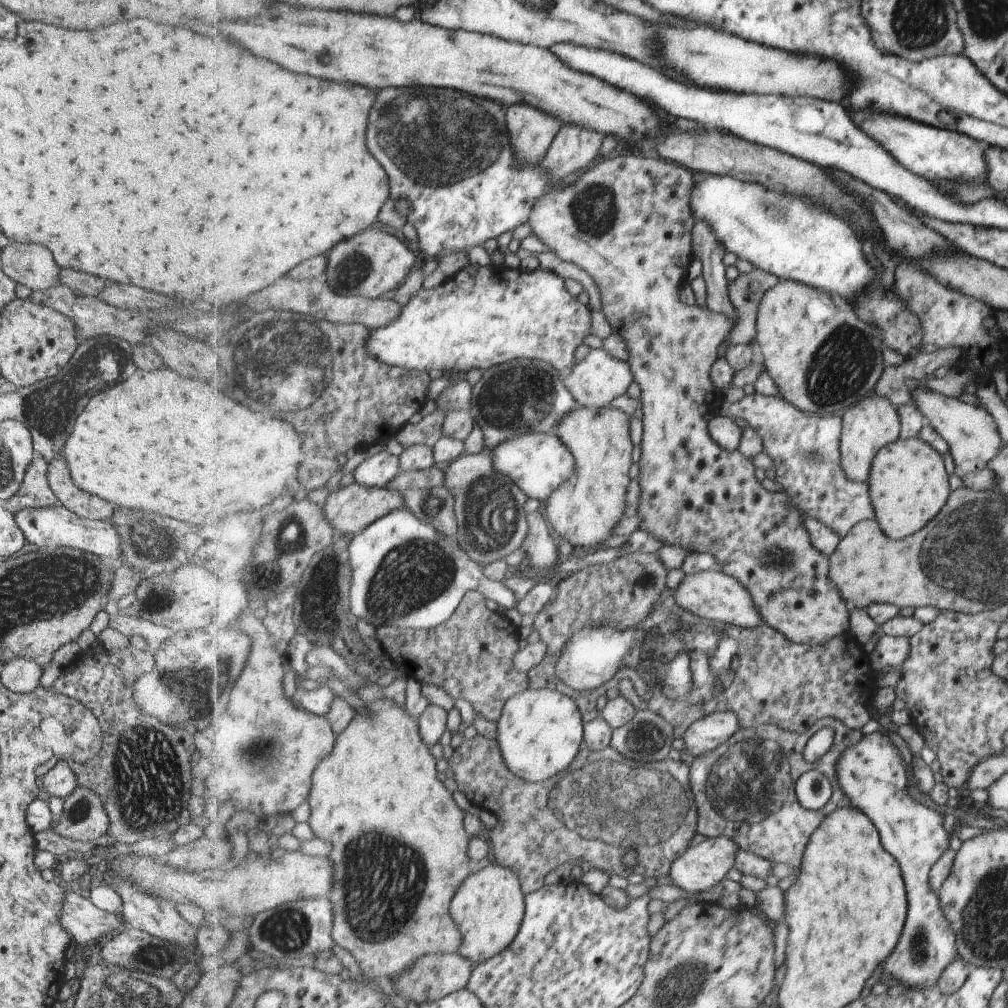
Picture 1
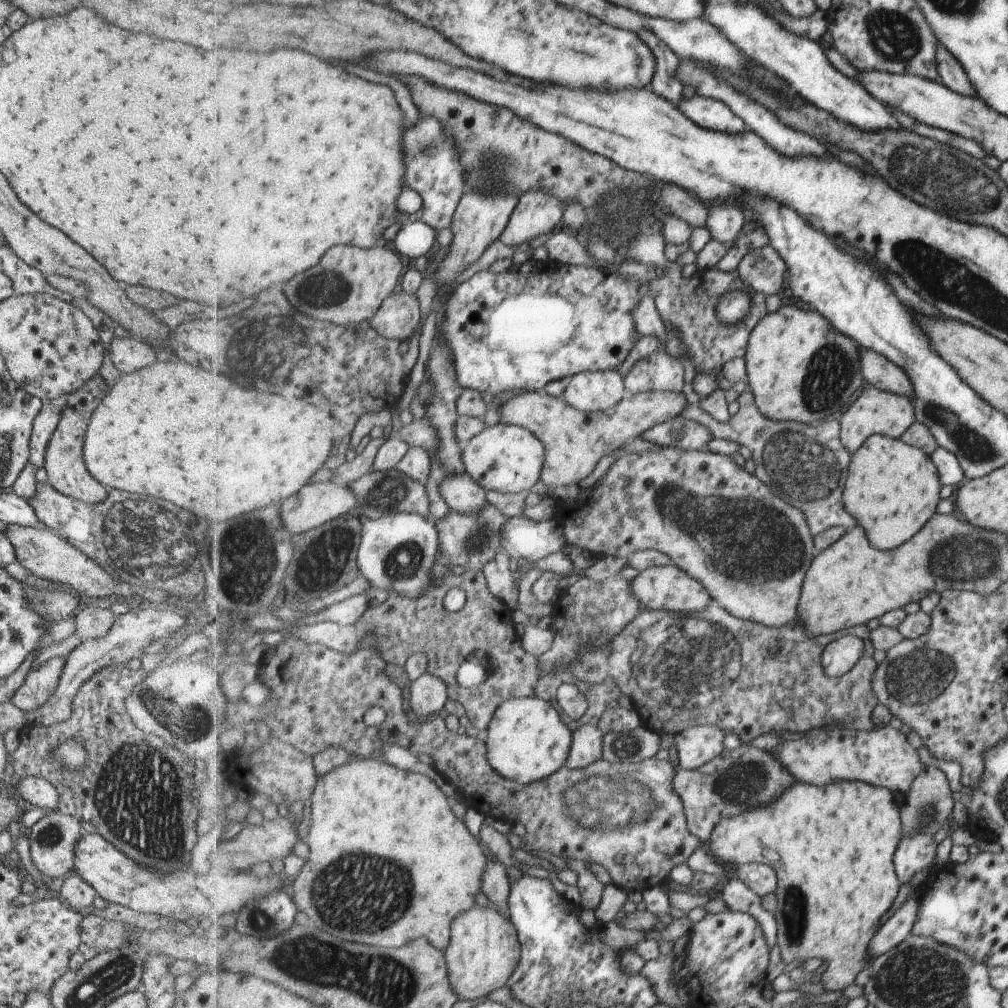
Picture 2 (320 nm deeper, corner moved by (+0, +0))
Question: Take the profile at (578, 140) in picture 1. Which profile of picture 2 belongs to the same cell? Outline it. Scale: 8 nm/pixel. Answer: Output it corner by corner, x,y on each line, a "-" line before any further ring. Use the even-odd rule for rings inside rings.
533,189
519,198
519,204
500,238
507,246
521,246
541,234
551,235
563,218
561,199

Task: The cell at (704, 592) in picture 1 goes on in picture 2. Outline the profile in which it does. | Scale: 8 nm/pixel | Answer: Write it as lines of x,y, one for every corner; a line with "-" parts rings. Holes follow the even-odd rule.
675,564
647,567
631,580
630,587
644,609
649,608
656,611
698,613
704,611
713,600
702,582
691,577

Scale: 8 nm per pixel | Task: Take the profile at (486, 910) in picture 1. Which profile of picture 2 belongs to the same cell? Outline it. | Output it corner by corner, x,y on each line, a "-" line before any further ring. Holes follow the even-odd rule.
490,903
486,908
476,905
455,918
445,954
449,980
459,1000
481,1001
507,986
522,961
522,943
511,917

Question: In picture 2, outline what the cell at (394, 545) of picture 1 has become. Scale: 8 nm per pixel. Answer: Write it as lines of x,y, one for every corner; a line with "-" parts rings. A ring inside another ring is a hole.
397,513
378,519
367,519
362,526
361,544
358,548
358,565
361,575
375,588
406,590
412,601
418,601
427,593
433,577
431,568
435,554
441,551
438,527
431,518
417,513

